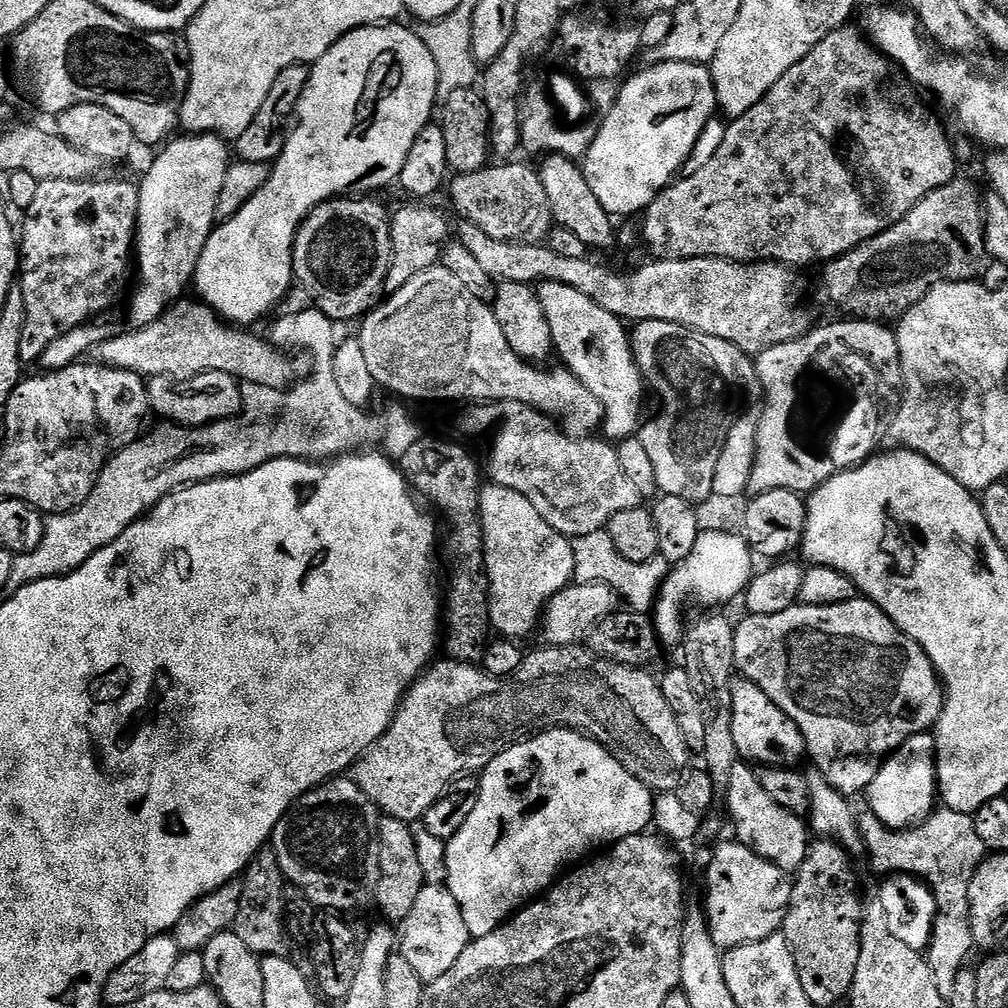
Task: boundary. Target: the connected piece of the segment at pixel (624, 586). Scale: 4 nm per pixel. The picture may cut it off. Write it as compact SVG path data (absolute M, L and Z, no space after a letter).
M606 530L577 536L571 541L574 550L574 580L577 584L605 584L612 589L621 601L625 600L627 607L633 612L645 614L653 611L659 597L664 579L668 577L670 565L666 558L659 554L646 562L630 562L630 558L622 558L618 554L618 546L614 546L614 538Z

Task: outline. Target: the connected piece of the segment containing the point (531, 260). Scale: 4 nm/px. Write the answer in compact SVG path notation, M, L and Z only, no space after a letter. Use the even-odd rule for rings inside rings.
M467 222L455 225L455 239L473 256L490 274L490 278L501 284L518 282L539 286L546 282L560 282L562 286L570 286L578 290L578 294L586 294L602 310L614 314L625 322L641 320L657 320L658 322L674 322L683 328L701 332L714 338L722 338L744 353L745 357L755 358L760 352L780 343L790 342L806 335L810 331L808 316L799 308L800 292L796 289L796 276L787 264L775 262L753 262L738 264L734 260L723 260L713 256L698 258L682 258L681 260L649 259L649 264L636 268L633 272L611 272L600 264L595 264L592 258L567 259L554 253L543 243L515 244L514 242L498 242L498 238L490 238L478 226Z

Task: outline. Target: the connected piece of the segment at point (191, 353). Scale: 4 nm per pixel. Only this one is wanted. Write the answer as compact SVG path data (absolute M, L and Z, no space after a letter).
M188 299L177 300L145 328L104 340L94 350L95 363L136 372L145 378L167 376L179 381L189 380L203 372L221 372L230 374L238 382L271 388L291 388L309 375L310 364L303 355L273 348L267 339L259 340L248 333L251 331L229 326L207 304Z

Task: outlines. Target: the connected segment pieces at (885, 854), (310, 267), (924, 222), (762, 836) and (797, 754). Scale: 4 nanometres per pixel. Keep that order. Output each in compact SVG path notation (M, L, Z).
M937 807L915 828L887 828L871 810L858 820L860 837L864 839L866 856L881 874L904 872L916 876L927 884L936 899L936 923L926 959L932 968L936 984L942 990L950 990L954 978L965 967L967 958L974 952L970 934L970 882L986 855L982 838L974 830L972 816L967 812Z
M337 198L327 204L320 204L300 223L296 232L296 241L292 247L295 283L309 294L318 311L335 322L359 321L377 307L382 296L384 279L388 276L392 261L392 222L389 209L384 209L374 200L376 199Z
M957 178L950 181L946 186L942 186L930 194L926 194L926 198L922 198L922 202L918 202L918 206L914 206L914 210L910 210L910 214L906 214L906 218L902 218L894 226L890 226L890 230L886 230L882 234L870 238L862 246L850 250L846 255L837 258L837 260L827 261L821 267L824 269L820 272L820 300L824 304L829 304L832 308L837 308L840 312L849 312L847 315L855 318L857 321L896 322L899 321L905 312L909 312L923 296L932 291L934 286L948 284L952 280L972 280L975 277L976 267L980 264L980 259L983 261L985 256L984 205L982 203L982 194L976 190L970 181Z
M737 762L733 766L726 795L728 812L732 815L733 826L736 827L735 839L739 844L758 854L758 858L778 866L782 871L795 874L806 858L810 843L810 832L805 821L790 810L778 806L778 802L774 802L774 798L770 798L770 794L762 790L759 775L748 762Z
M736 678L731 681L732 691L732 712L733 712L733 734L734 745L737 747L739 755L745 761L751 762L756 766L767 766L769 768L796 768L800 759L805 759L806 749L804 739L798 730L798 726L790 719L789 716L763 692L757 684Z

